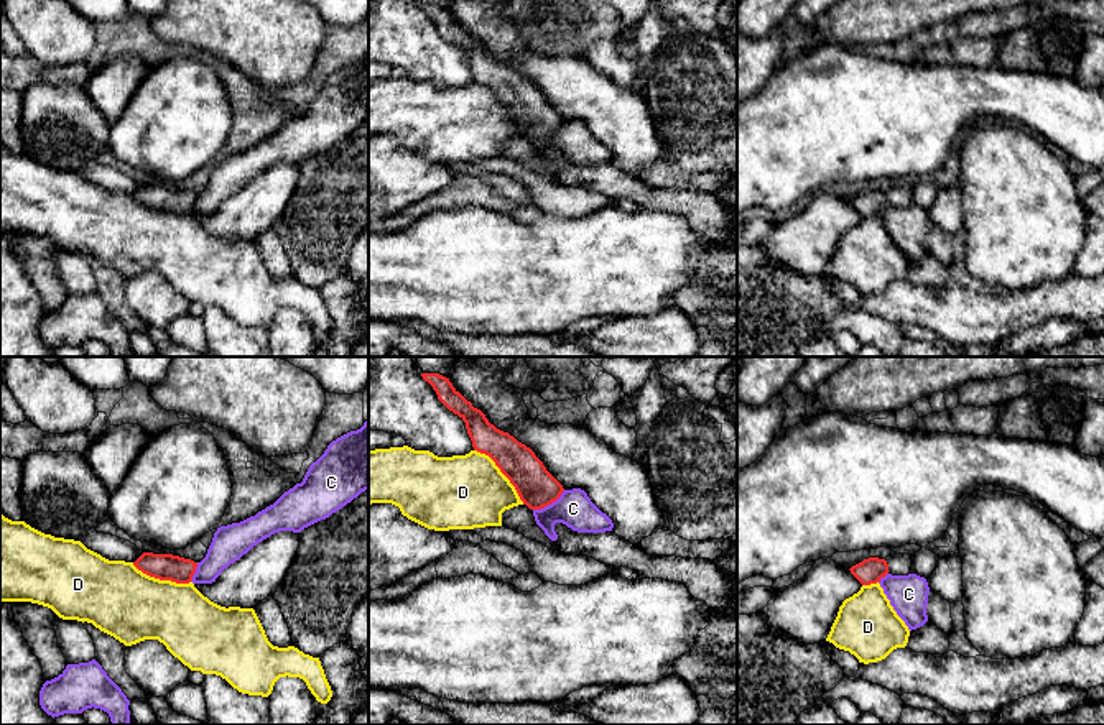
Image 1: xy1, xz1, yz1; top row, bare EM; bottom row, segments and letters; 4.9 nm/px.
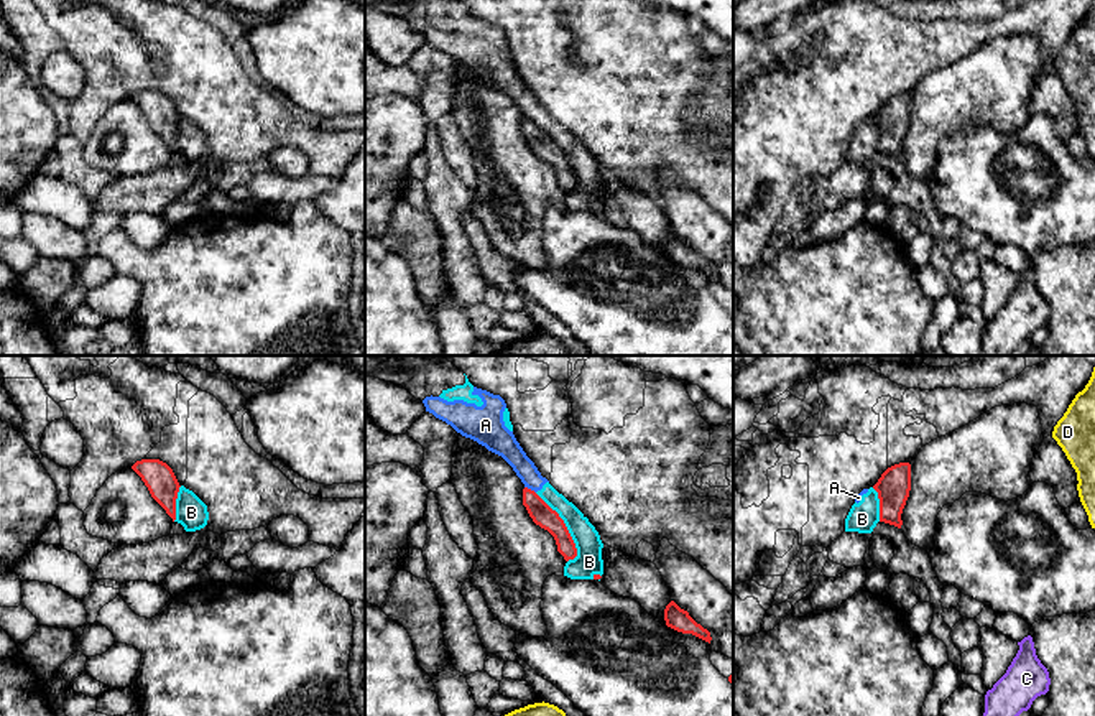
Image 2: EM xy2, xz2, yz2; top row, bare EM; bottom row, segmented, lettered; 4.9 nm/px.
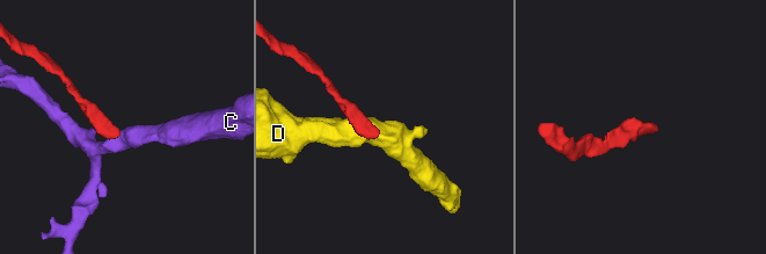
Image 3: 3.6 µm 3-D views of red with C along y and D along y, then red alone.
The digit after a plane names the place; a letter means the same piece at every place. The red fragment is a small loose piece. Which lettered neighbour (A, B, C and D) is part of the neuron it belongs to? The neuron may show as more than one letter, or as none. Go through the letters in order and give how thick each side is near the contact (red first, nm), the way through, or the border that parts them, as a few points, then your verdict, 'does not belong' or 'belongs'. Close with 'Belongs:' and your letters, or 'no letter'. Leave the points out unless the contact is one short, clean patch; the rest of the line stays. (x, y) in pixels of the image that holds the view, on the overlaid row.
A: 110/120 nm | does not belong
B: 110/130 nm | does not belong
C: 190/180 nm | along xz1 (565, 490), (550, 503), (533, 510) | does not belong
D: 190/360 nm | does not belong
Belongs: no letter

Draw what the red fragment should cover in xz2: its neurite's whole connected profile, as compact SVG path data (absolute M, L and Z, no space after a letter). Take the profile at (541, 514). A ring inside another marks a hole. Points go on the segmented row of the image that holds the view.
M528 487L523 489L523 505L533 522L554 537L557 551L564 556L564 560L574 560L577 556L577 548L559 514Z

